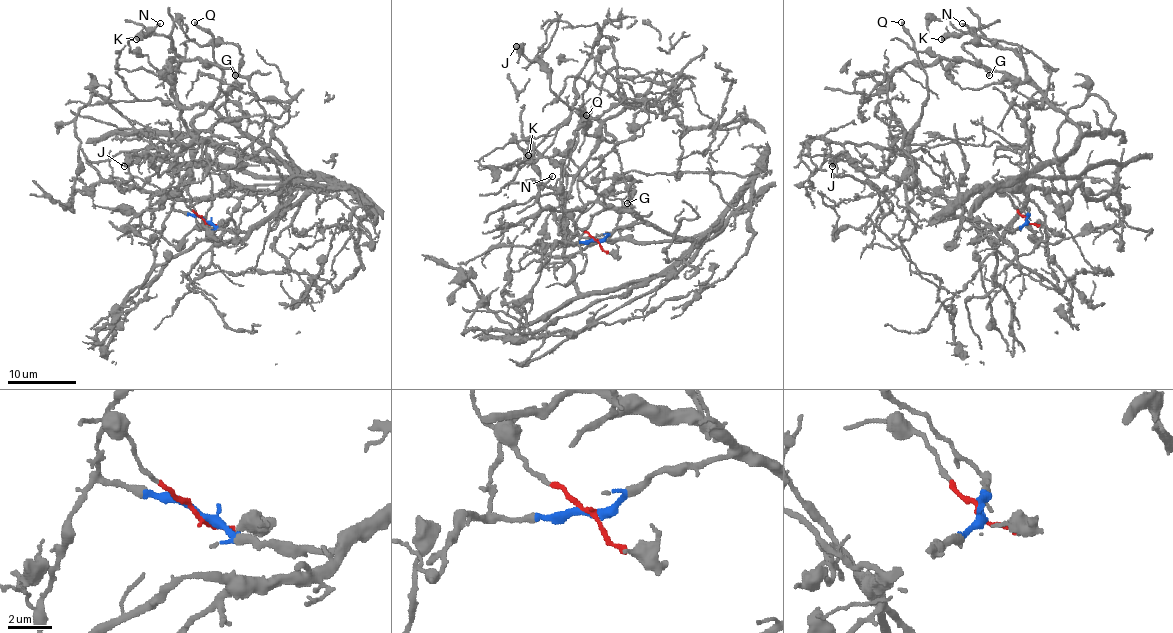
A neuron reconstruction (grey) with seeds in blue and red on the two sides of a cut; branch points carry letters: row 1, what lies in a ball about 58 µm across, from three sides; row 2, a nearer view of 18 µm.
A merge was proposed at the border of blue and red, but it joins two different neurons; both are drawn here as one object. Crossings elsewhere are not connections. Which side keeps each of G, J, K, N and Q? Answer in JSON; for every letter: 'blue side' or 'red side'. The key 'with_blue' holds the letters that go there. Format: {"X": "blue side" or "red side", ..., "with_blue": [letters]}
{"G": "blue side", "J": "red side", "K": "blue side", "N": "blue side", "Q": "red side", "with_blue": ["G", "K", "N"]}

